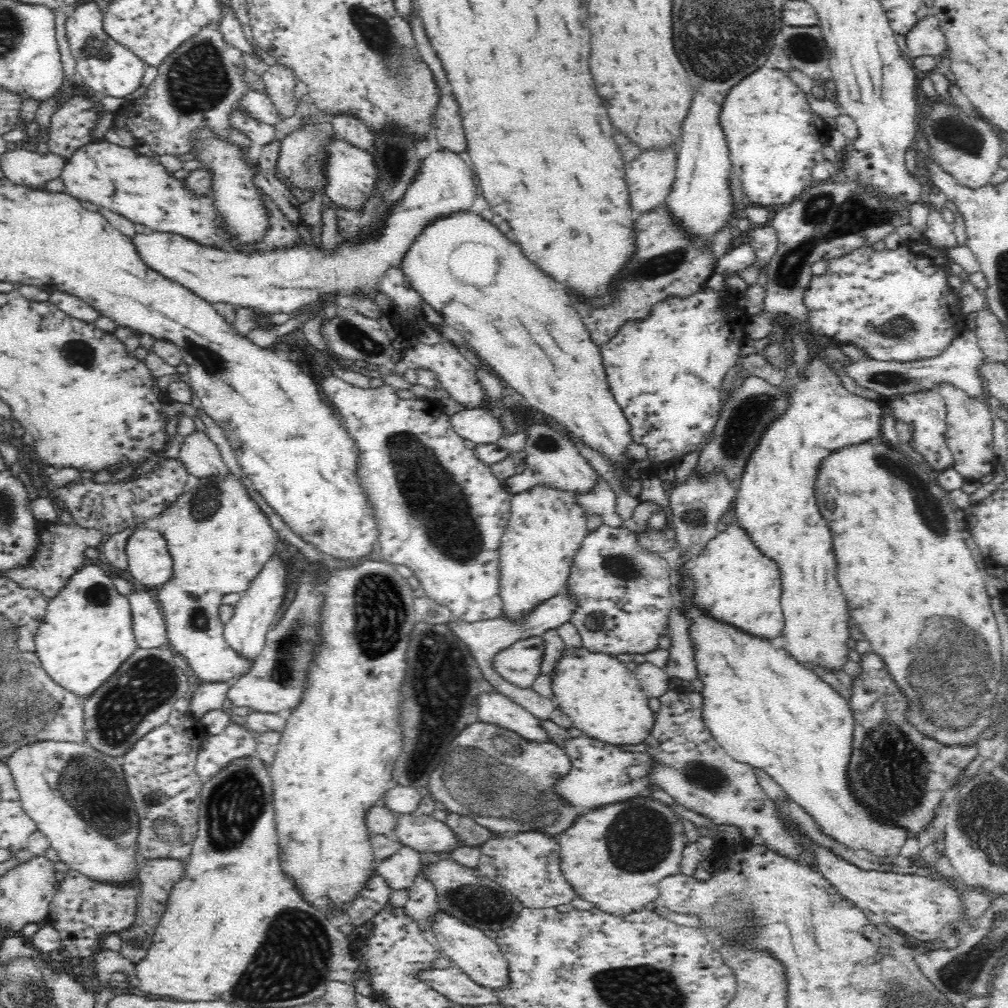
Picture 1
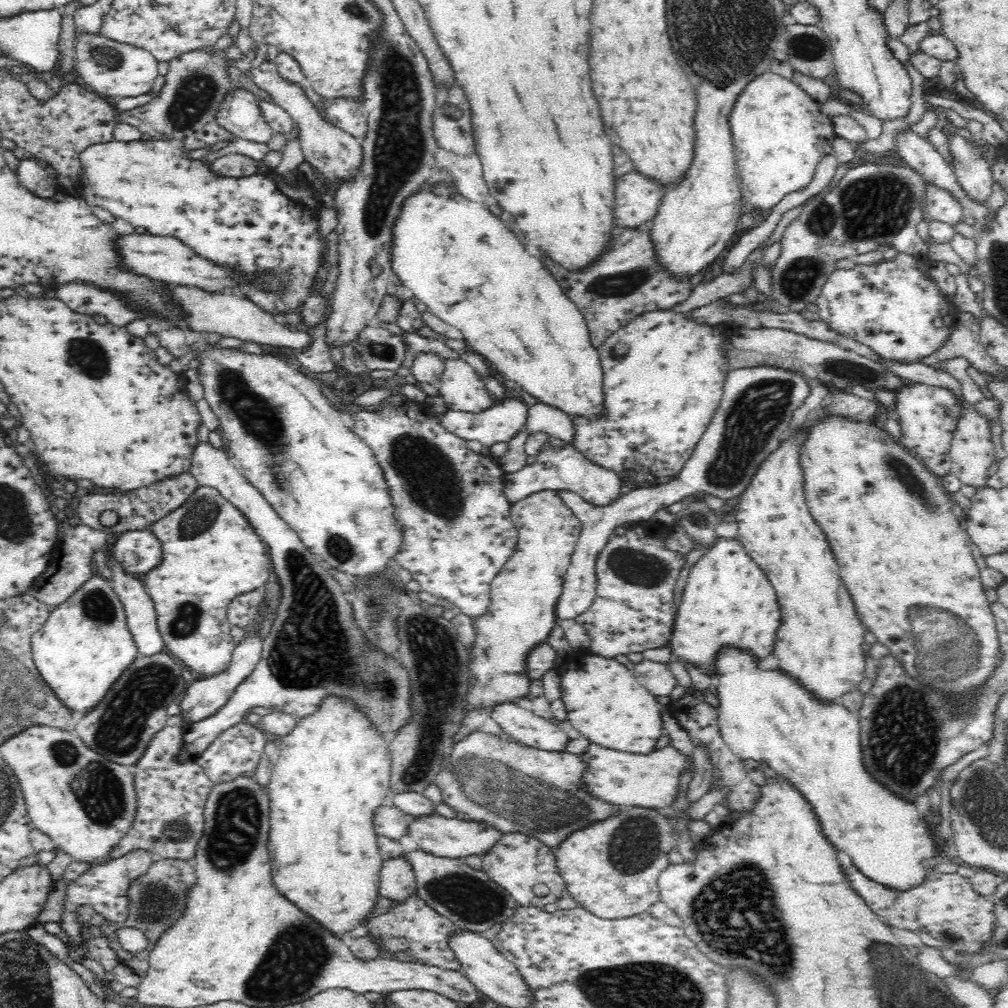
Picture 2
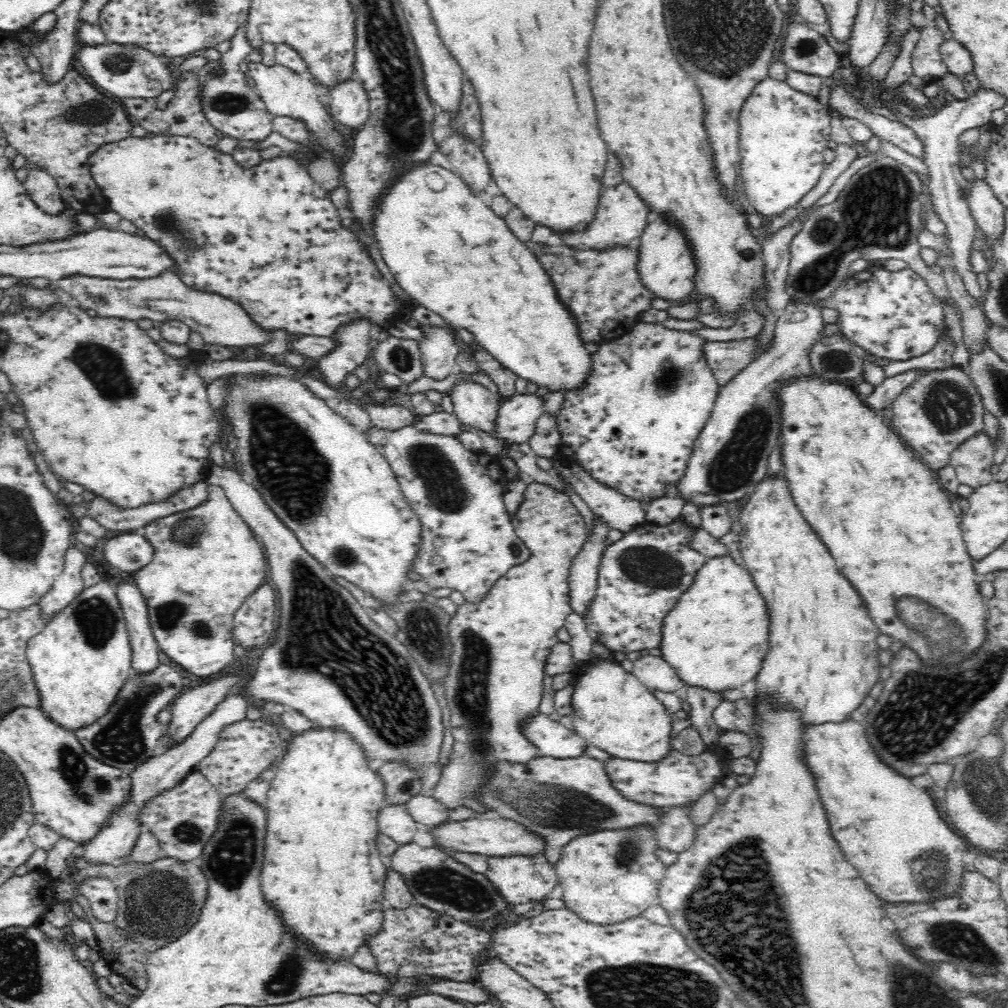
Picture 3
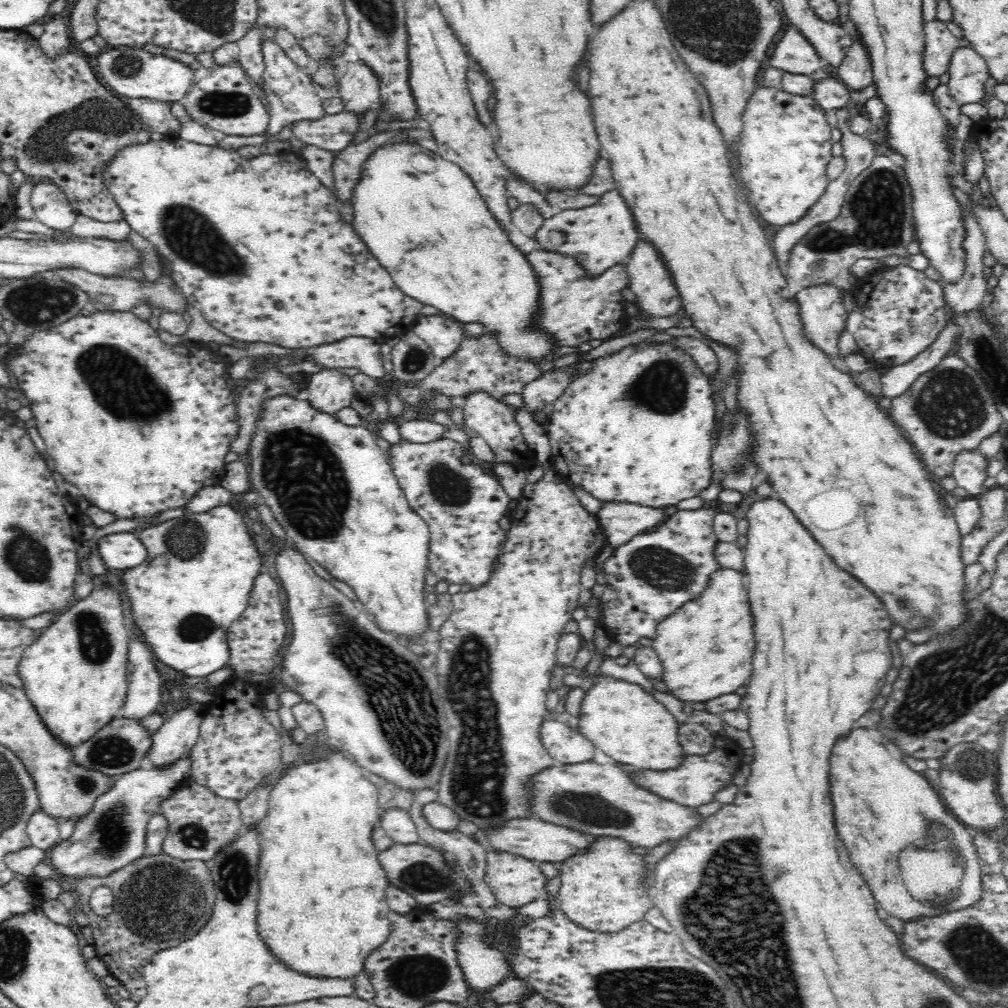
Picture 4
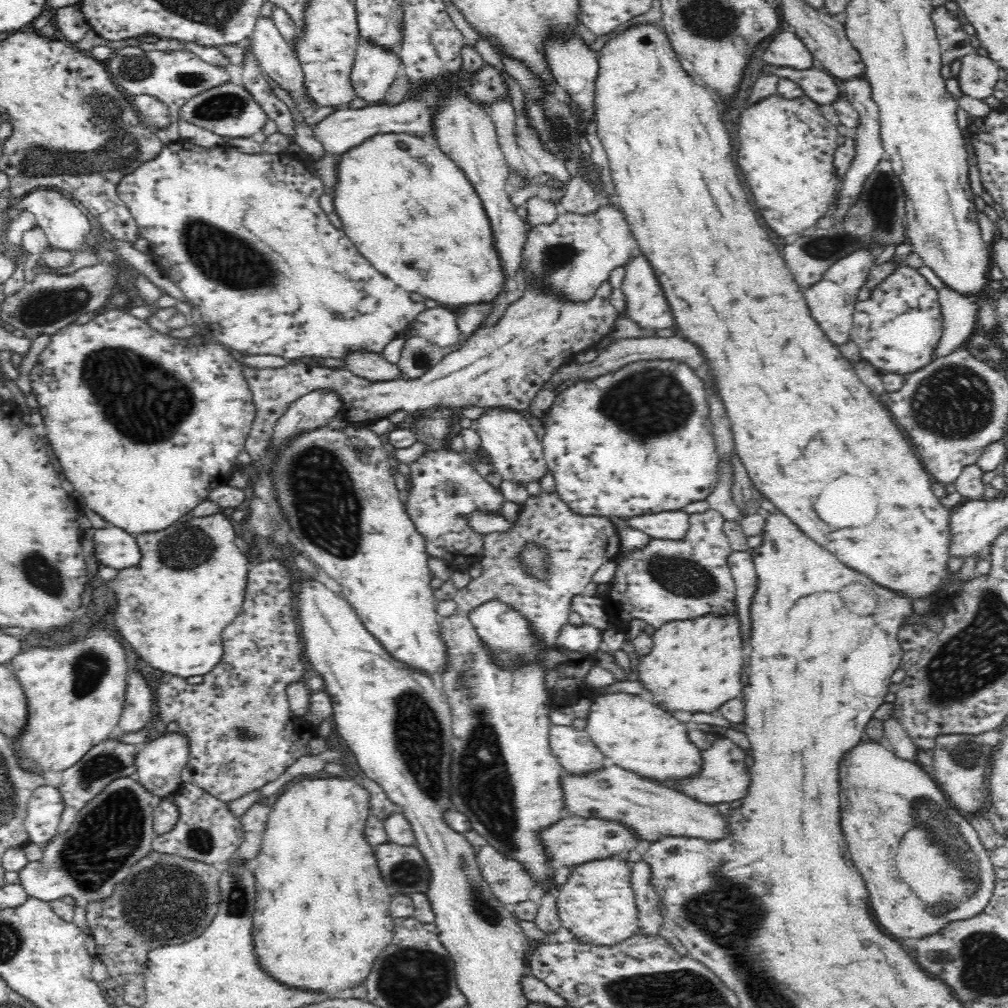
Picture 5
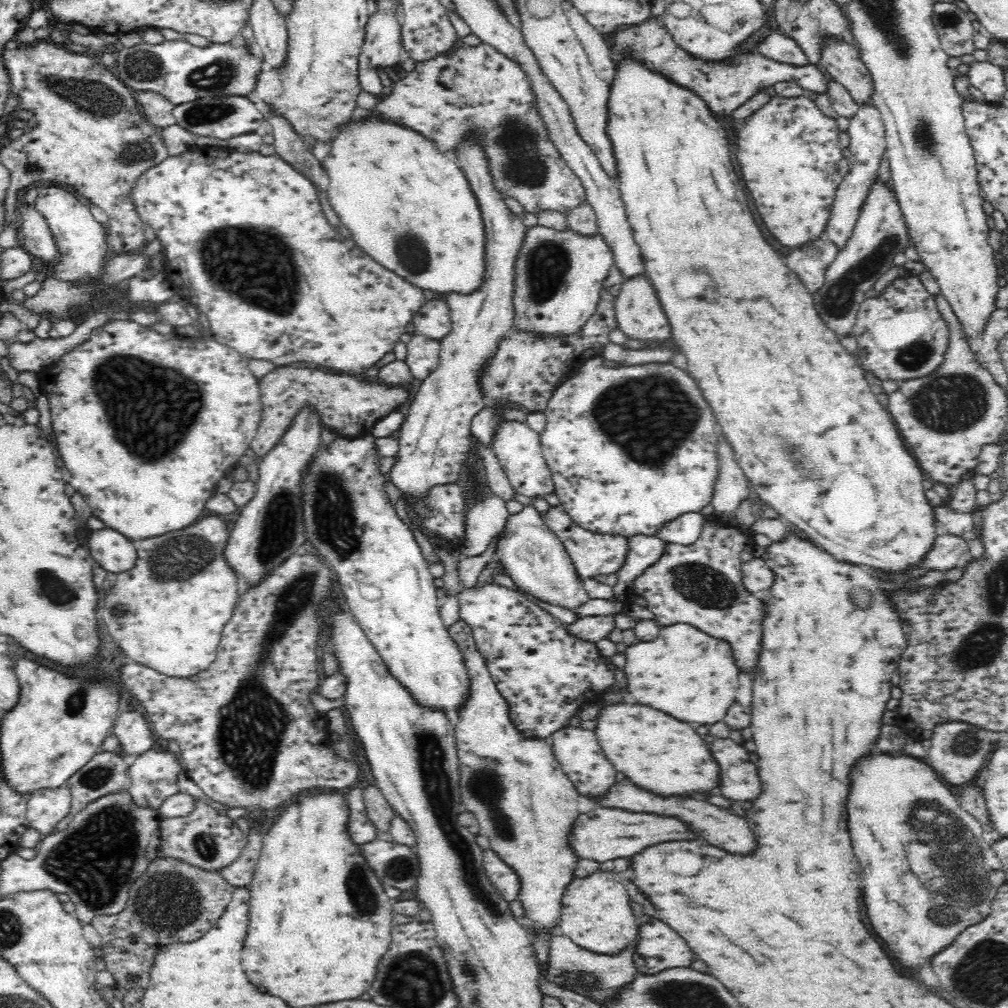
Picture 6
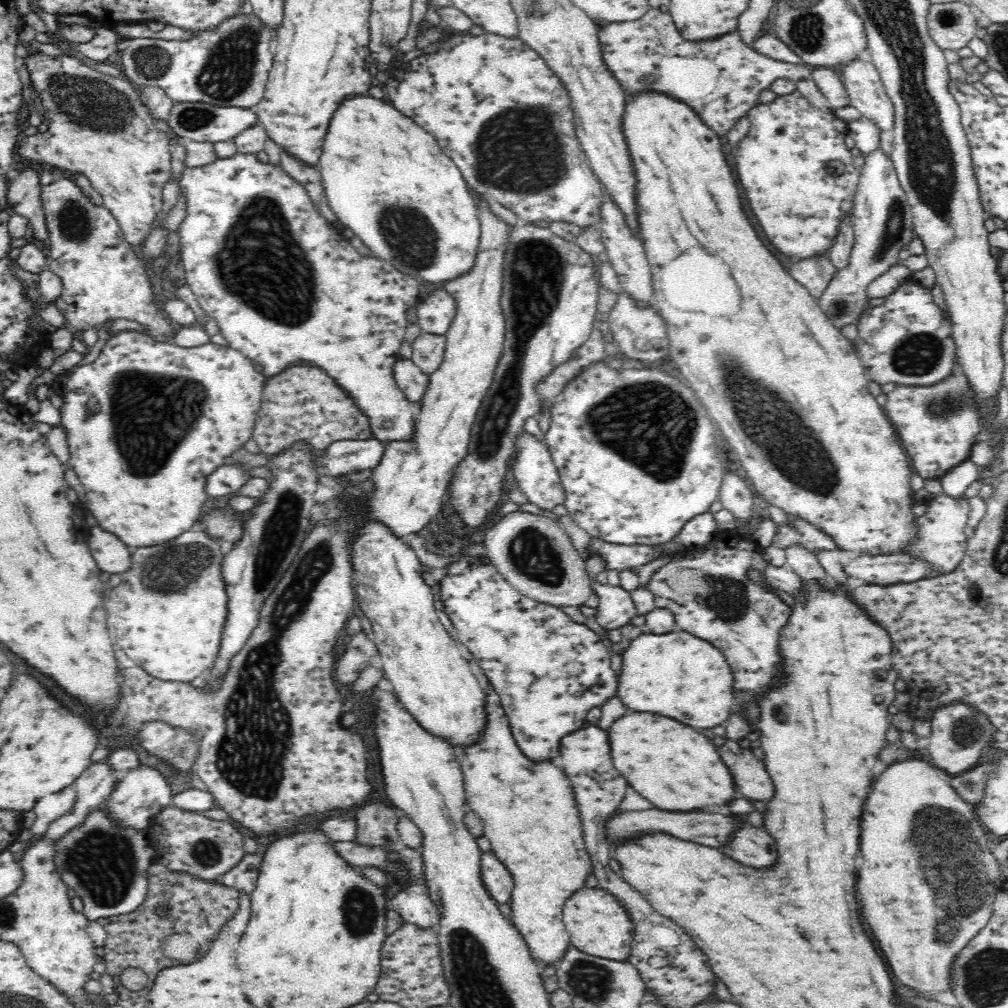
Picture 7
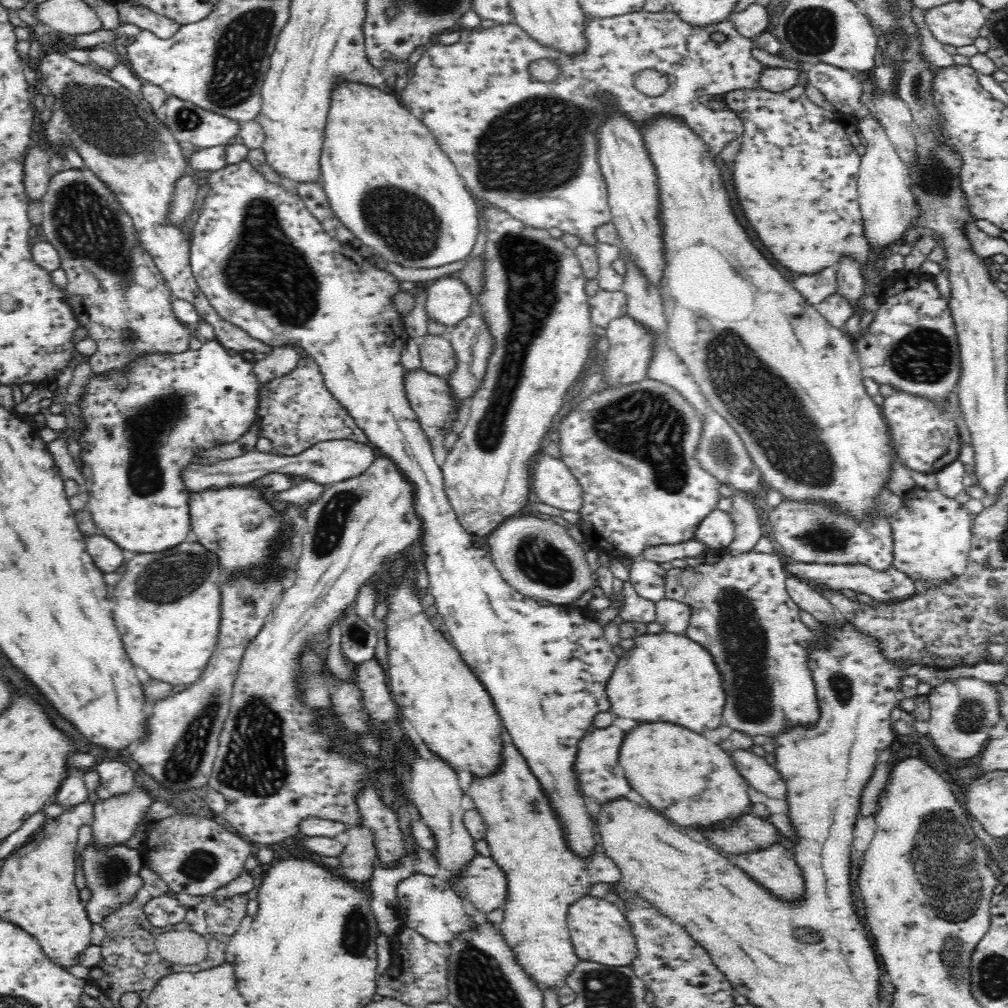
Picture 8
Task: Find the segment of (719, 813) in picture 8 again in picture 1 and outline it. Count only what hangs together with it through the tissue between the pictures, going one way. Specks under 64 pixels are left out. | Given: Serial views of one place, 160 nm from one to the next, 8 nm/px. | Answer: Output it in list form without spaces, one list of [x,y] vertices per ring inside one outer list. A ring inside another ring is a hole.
[[[582,646],[566,647],[549,677],[552,681],[551,687],[557,708],[572,721],[578,730],[583,730],[585,736],[616,746],[635,748],[651,731],[655,718],[654,711],[648,706],[649,698],[641,689],[634,673],[614,655],[592,652]]]

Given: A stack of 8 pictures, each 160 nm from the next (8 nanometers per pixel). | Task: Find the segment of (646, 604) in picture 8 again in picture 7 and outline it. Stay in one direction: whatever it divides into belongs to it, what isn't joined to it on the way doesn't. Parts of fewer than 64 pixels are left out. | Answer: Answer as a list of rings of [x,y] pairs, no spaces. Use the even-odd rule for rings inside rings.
[[[596,574],[589,576],[590,586],[594,594],[598,595],[598,612],[594,614],[594,622],[603,630],[616,630],[628,625],[629,620],[636,616],[634,603],[629,592],[612,584],[601,584],[596,580]]]

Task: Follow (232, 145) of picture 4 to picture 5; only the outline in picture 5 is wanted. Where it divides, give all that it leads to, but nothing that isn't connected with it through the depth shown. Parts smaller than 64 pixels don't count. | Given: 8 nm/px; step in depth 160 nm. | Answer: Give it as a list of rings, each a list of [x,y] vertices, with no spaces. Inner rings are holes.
[[[260,16],[258,22],[256,22],[256,28],[251,36],[251,43],[254,54],[262,65],[264,72],[268,73],[270,80],[274,80],[282,90],[286,90],[294,102],[294,108],[304,114],[312,114],[318,106],[316,106],[316,101],[310,97],[308,93],[308,88],[306,87],[306,81],[304,81],[304,71],[302,70],[300,61],[296,56],[296,50],[294,50],[278,32],[275,24],[272,22],[271,17],[266,18],[265,16]]]

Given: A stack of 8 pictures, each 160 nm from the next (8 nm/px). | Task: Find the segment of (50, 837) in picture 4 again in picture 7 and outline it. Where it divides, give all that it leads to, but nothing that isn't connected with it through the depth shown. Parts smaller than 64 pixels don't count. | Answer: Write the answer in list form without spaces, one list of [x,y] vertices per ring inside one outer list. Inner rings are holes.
[[[68,786],[63,790],[40,798],[38,802],[33,804],[33,811],[36,814],[34,826],[32,830],[36,835],[43,835],[48,830],[48,825],[60,816],[64,816],[70,811],[76,802],[76,790],[73,786]]]

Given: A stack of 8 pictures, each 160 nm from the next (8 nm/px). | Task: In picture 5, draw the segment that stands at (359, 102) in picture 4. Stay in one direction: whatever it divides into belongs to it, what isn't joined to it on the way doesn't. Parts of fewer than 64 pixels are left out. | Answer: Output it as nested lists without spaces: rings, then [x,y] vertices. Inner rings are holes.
[[[361,43],[355,52],[350,82],[355,96],[379,104],[401,73],[401,61],[394,52]]]

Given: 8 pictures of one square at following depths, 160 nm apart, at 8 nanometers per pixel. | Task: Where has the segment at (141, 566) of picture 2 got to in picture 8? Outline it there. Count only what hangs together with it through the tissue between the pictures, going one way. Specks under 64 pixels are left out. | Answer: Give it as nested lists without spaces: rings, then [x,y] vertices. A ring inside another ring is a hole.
[[[94,534],[86,538],[86,548],[102,572],[116,572],[124,564],[124,550],[106,536]]]

